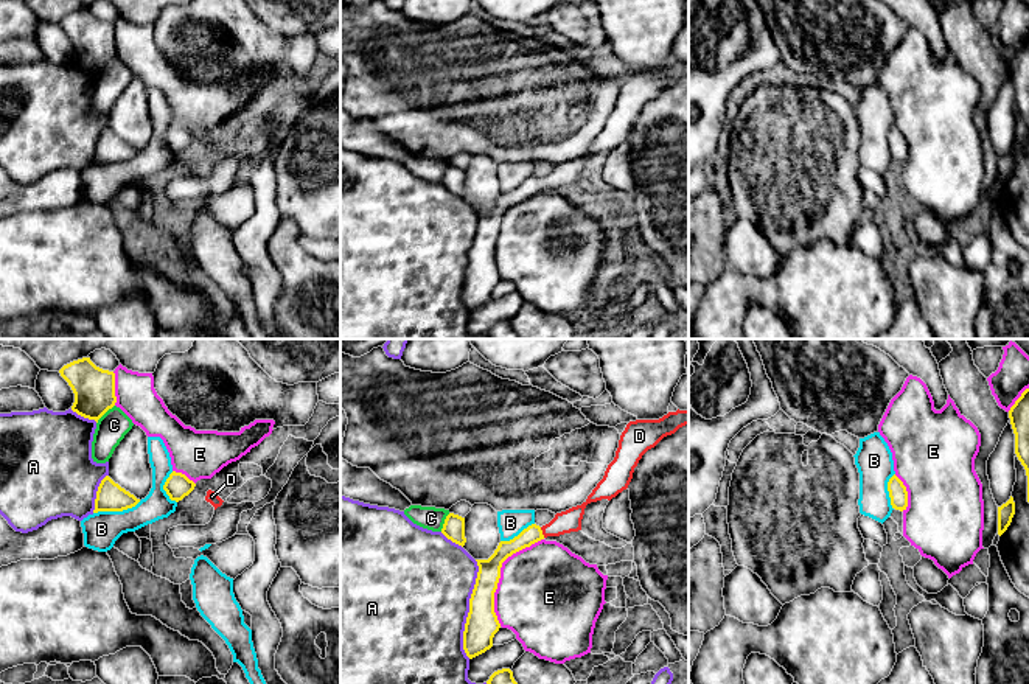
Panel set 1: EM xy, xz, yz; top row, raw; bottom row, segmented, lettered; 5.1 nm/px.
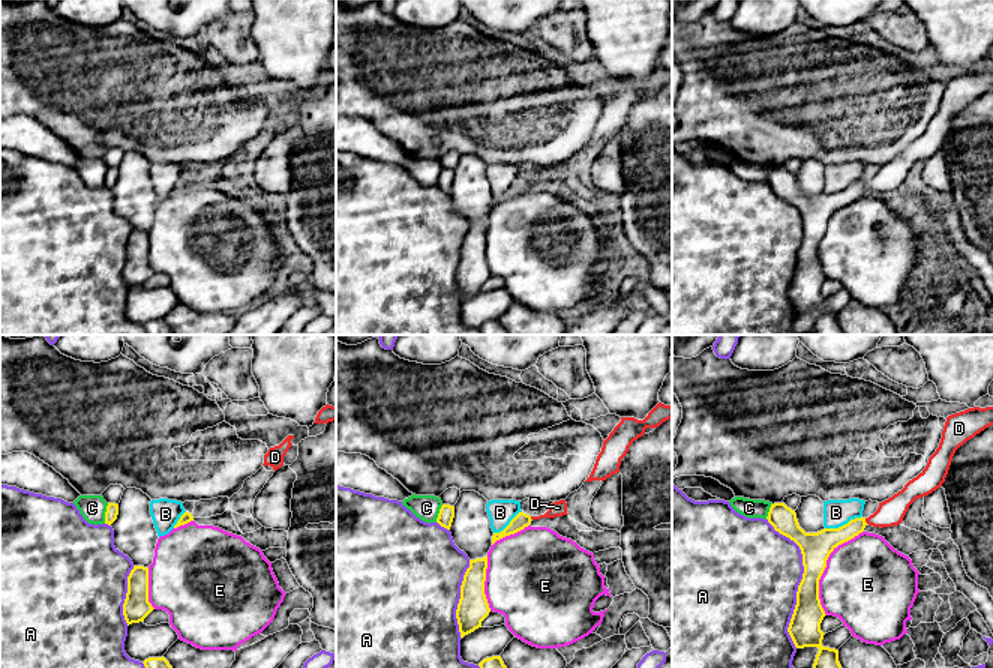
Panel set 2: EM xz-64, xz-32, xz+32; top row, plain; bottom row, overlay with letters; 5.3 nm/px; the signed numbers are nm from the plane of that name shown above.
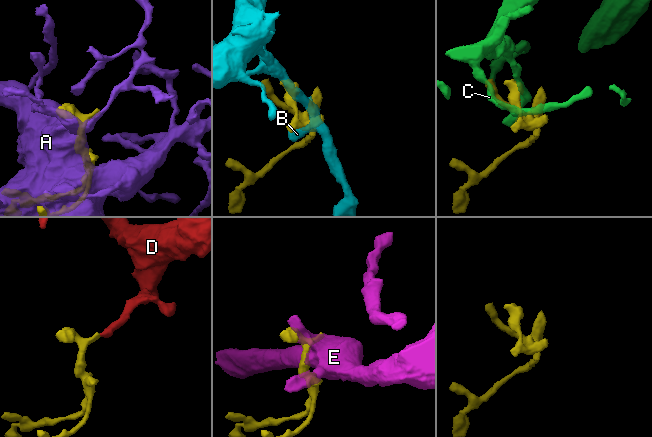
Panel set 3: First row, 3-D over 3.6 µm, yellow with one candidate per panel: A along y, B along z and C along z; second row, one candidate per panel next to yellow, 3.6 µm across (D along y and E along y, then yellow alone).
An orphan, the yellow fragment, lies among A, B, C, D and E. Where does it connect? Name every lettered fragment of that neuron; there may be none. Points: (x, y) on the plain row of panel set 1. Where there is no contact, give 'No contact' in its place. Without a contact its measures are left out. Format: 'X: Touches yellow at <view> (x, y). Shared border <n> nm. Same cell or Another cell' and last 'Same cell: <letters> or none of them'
A: Touches yellow at xz (470, 261). Shared border 500 nm. Another cell
B: Touches yellow at xy (117, 162). Shared border 260 nm. Another cell
C: Touches yellow at xy (104, 64). Shared border 140 nm. Another cell
D: Touches yellow at xz (541, 184). Shared border 60 nm. Same cell
E: Touches yellow at xz (499, 226). Shared border 500 nm. Another cell
Same cell: D

